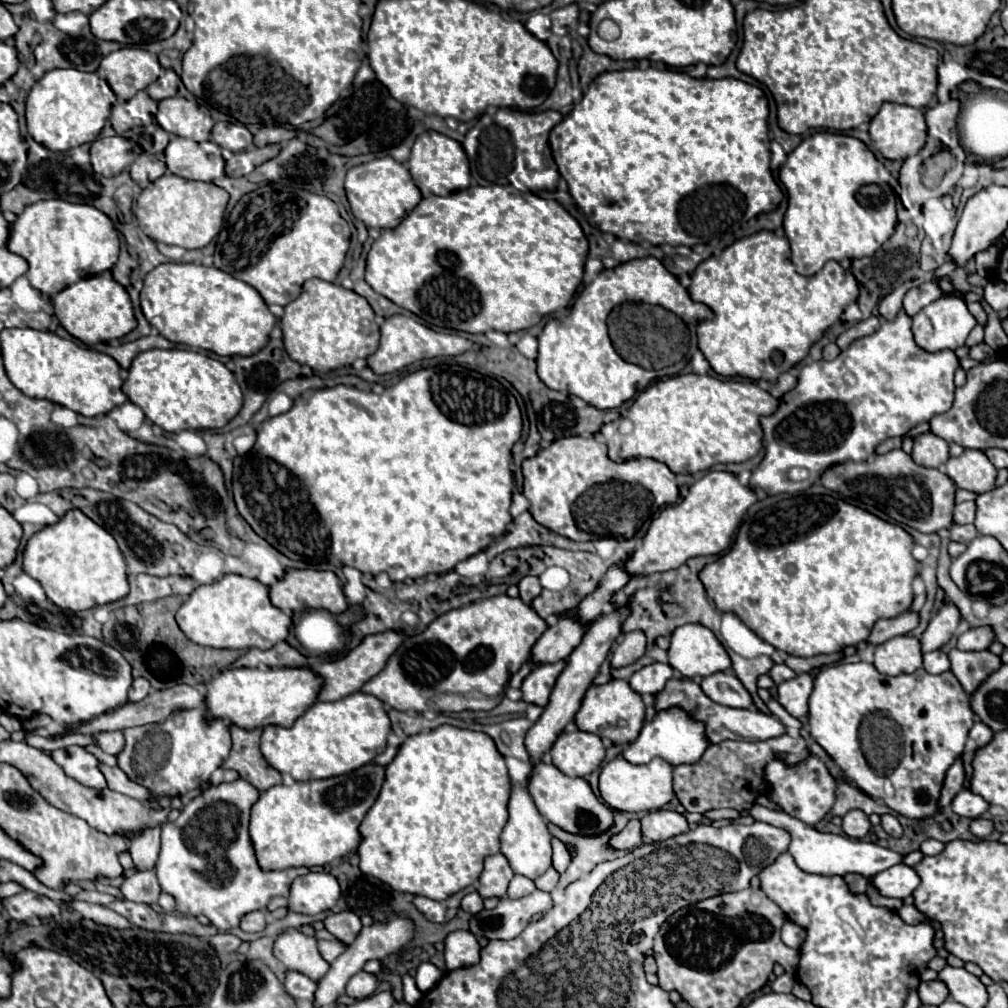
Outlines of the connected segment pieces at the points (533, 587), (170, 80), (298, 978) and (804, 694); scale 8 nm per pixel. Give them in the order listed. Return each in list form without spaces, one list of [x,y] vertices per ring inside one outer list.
[[[524,577],[520,583],[518,583],[518,589],[520,589],[520,599],[524,601],[524,603],[528,603],[530,605],[530,601],[536,597],[536,595],[540,595],[540,591],[542,591],[542,587],[540,587],[540,583],[538,583],[538,577]]]
[[[167,69],[165,74],[156,82],[152,83],[146,91],[154,101],[162,101],[166,97],[175,96],[181,83],[179,76],[172,70]]]
[[[286,969],[284,973],[284,989],[288,991],[288,995],[292,995],[294,999],[310,999],[314,997],[314,991],[316,991],[316,983],[300,973],[300,971],[292,971],[292,969]]]
[[[808,673],[796,675],[778,685],[778,703],[796,719],[808,715],[808,697],[812,693],[812,677]]]

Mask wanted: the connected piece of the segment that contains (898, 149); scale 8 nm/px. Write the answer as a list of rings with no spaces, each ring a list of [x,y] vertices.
[[[884,103],[878,115],[870,121],[872,145],[886,159],[906,159],[916,155],[928,137],[928,125],[922,109],[910,105]]]

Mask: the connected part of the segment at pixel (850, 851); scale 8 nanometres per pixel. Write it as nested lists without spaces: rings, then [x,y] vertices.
[[[758,803],[750,805],[748,809],[748,815],[756,821],[764,821],[764,823],[770,823],[770,825],[776,825],[776,827],[784,827],[786,831],[790,831],[792,835],[792,843],[788,847],[788,853],[794,857],[796,865],[810,873],[810,875],[826,875],[826,877],[832,877],[832,875],[848,875],[848,873],[858,873],[866,879],[870,879],[872,875],[896,865],[902,861],[902,855],[886,849],[886,847],[880,847],[876,843],[868,843],[868,841],[856,841],[856,839],[850,839],[850,837],[842,837],[842,835],[832,835],[832,833],[820,833],[816,831],[814,827],[806,827],[802,821],[782,813],[782,811],[774,811],[774,809],[768,809],[768,807],[762,807]]]

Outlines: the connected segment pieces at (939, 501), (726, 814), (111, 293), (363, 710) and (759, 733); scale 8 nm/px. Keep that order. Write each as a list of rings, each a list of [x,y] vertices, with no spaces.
[[[894,449],[886,455],[874,455],[858,463],[846,461],[830,465],[822,473],[820,483],[848,503],[858,503],[858,507],[888,523],[912,527],[922,533],[936,533],[938,529],[952,525],[954,481],[940,469],[928,469],[914,463],[902,449]]]
[[[710,809],[704,813],[706,819],[712,819],[712,821],[718,821],[718,819],[736,819],[740,817],[738,811],[734,809]]]
[[[106,273],[80,279],[78,283],[66,287],[64,291],[52,297],[52,305],[60,325],[72,337],[80,339],[84,345],[94,345],[100,341],[124,337],[136,327],[136,317],[126,289]]]
[[[352,693],[338,701],[318,701],[290,729],[268,725],[262,731],[262,755],[280,773],[290,773],[296,781],[326,779],[350,773],[386,749],[390,719],[382,701],[368,693]]]
[[[672,677],[666,687],[654,695],[656,697],[656,711],[664,711],[664,709],[672,709],[678,707],[682,711],[686,711],[694,721],[704,723],[706,727],[706,739],[710,745],[726,741],[726,739],[742,739],[742,741],[764,741],[770,737],[778,737],[782,733],[786,733],[786,727],[774,717],[774,715],[766,715],[762,711],[754,711],[754,709],[734,709],[734,707],[726,707],[720,703],[714,703],[712,699],[708,699],[704,695],[704,691],[700,689],[698,683],[690,681],[690,679],[676,679]]]

